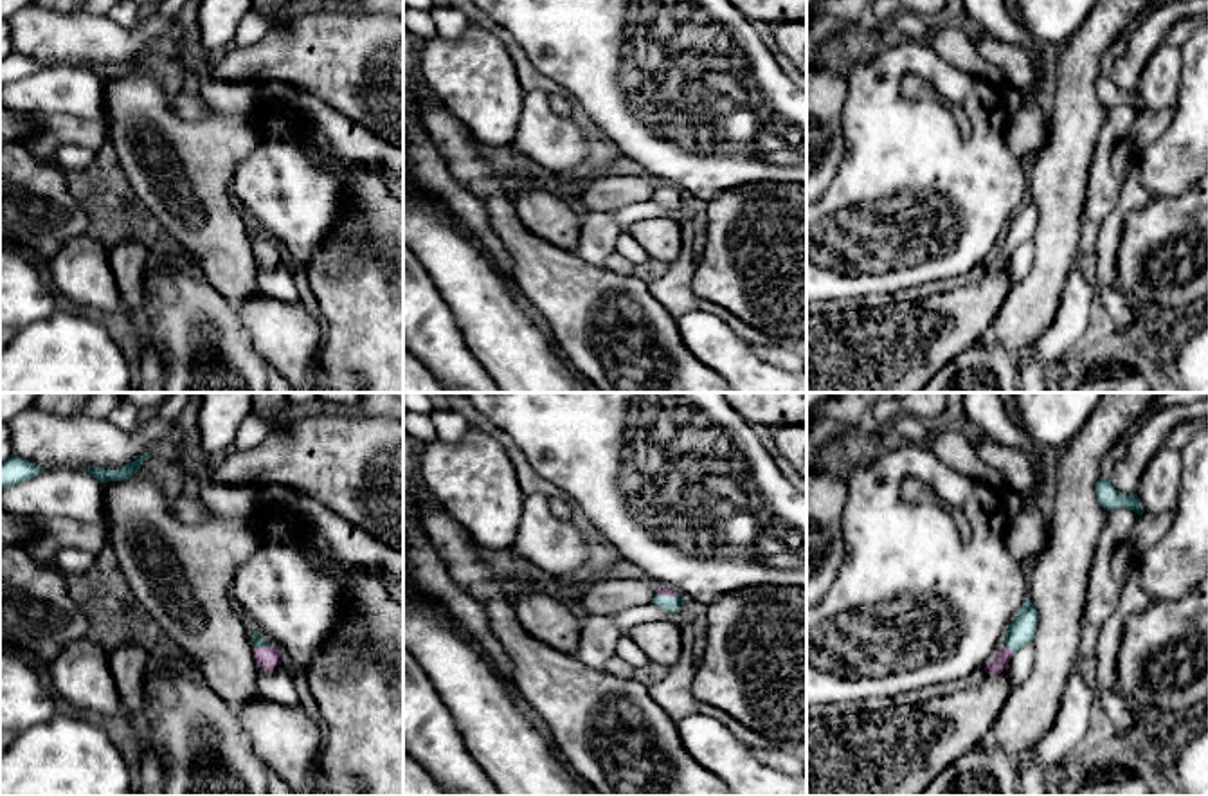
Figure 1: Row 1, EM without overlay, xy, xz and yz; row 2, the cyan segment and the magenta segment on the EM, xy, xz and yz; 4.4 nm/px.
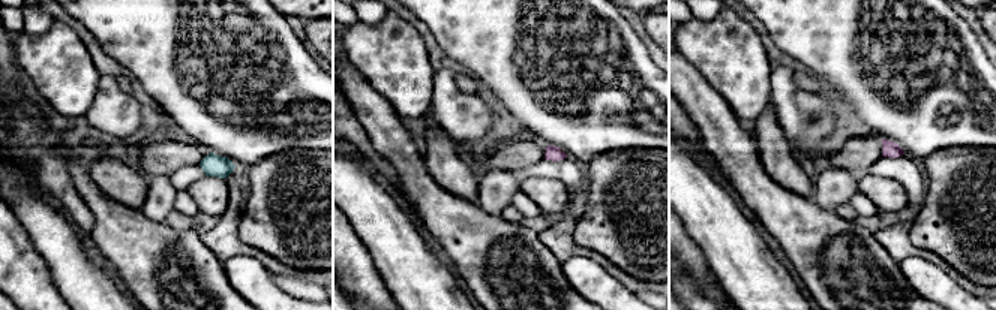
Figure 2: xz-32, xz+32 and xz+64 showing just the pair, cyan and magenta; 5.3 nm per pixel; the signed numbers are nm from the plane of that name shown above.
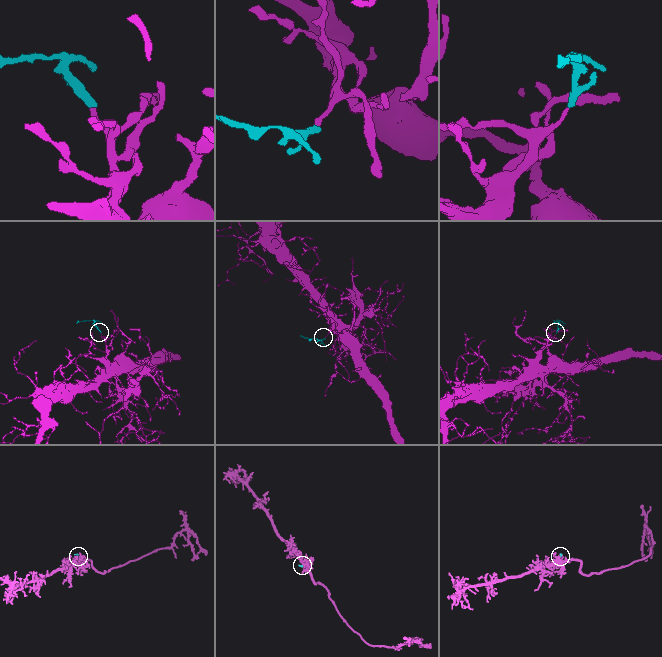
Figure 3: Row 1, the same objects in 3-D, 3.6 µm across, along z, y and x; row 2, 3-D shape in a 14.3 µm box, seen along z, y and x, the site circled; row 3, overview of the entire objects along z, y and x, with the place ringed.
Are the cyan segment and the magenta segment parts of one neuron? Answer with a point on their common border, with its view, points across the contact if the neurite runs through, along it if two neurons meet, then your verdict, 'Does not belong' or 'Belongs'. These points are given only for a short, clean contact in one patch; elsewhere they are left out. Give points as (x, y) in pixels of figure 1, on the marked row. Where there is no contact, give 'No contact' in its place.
Touches cyan at yz (1009, 647). Path across: yz (1023, 629), (1009, 647), (996, 665). Belongs

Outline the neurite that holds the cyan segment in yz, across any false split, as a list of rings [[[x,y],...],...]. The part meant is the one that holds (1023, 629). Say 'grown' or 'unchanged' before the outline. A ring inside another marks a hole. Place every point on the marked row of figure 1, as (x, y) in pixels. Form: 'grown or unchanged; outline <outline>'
grown; outline [[[1026,598],[1008,627],[1003,648],[994,659],[988,661],[985,672],[990,675],[1001,674],[1006,668],[1012,656],[1021,647],[1033,641],[1037,634],[1037,621],[1039,621],[1037,611],[1033,609],[1032,602]]]

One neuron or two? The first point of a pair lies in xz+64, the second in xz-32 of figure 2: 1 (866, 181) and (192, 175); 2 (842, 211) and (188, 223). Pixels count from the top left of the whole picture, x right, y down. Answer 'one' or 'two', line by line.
1: two
2: one

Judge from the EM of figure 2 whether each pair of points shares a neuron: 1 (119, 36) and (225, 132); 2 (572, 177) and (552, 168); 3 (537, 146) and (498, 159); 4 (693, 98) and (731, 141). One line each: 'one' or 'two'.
1: one
2: one
3: one
4: one

